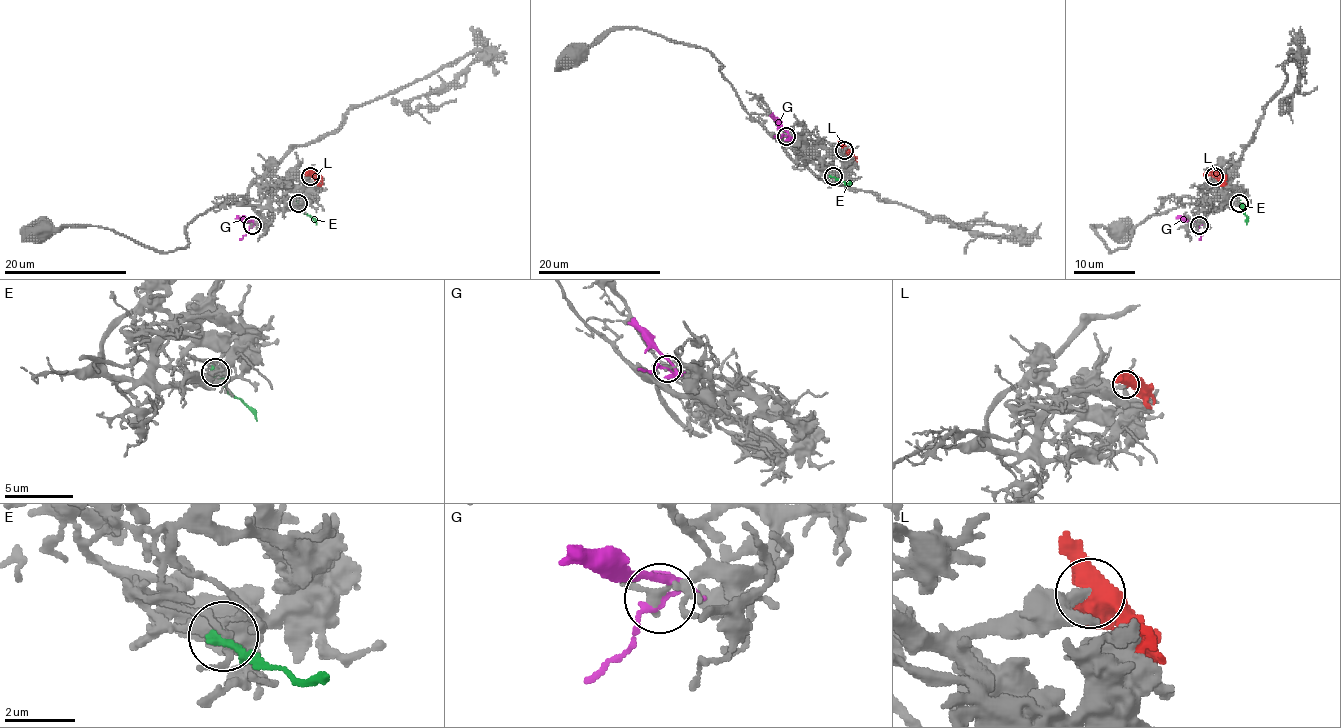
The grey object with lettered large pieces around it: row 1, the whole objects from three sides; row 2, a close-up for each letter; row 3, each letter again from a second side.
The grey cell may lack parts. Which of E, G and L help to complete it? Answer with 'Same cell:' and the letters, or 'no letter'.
Same cell: no letter

